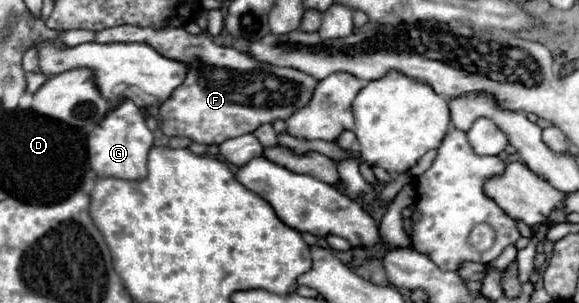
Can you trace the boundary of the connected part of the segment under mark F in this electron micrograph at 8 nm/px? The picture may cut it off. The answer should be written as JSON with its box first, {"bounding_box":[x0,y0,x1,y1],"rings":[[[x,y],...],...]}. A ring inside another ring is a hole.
{"bounding_box":[95,24,317,146],"rings":[[[121,24],[103,28],[95,34],[97,44],[113,44],[113,38],[119,38],[119,42],[125,44],[145,42],[157,52],[163,52],[163,56],[191,64],[187,80],[171,94],[169,100],[159,106],[159,124],[165,136],[183,136],[205,146],[249,134],[259,124],[287,120],[287,116],[311,100],[317,86],[317,80],[305,72],[271,66],[235,48],[217,46],[207,34],[191,34],[185,30],[185,26],[143,28]]]}

